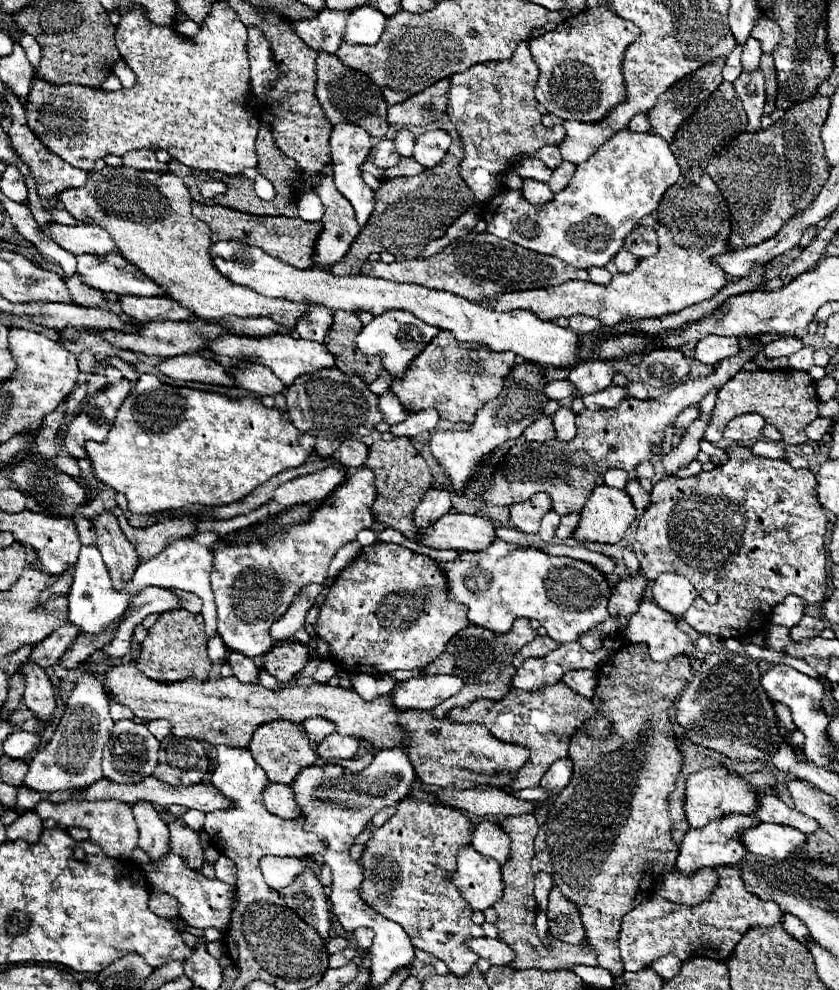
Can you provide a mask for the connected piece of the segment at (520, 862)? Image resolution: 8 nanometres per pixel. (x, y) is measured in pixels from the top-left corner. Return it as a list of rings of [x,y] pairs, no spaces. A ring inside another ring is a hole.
[[[524,814],[524,816],[508,816],[502,820],[502,828],[508,832],[510,840],[512,840],[512,848],[510,848],[510,860],[508,864],[504,864],[502,868],[502,880],[504,880],[504,894],[500,898],[500,902],[494,904],[494,910],[498,912],[498,938],[504,940],[512,952],[516,954],[516,958],[510,962],[512,968],[524,970],[524,968],[540,968],[540,970],[562,970],[562,968],[574,968],[574,966],[598,966],[598,954],[592,946],[588,946],[586,942],[582,944],[566,944],[556,940],[550,932],[548,932],[548,940],[550,940],[550,948],[542,944],[542,940],[538,938],[538,930],[536,930],[536,914],[538,914],[538,904],[532,892],[534,886],[534,872],[530,870],[530,860],[534,856],[534,838],[538,834],[538,820],[534,814]]]

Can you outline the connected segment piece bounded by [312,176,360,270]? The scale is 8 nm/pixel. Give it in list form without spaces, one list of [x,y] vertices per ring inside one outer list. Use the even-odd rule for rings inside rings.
[[[332,176],[322,178],[322,184],[320,184],[318,188],[314,188],[314,190],[320,194],[326,212],[324,212],[324,216],[322,216],[322,220],[320,220],[320,222],[324,224],[324,228],[322,228],[322,232],[318,234],[316,242],[314,242],[312,266],[314,266],[314,268],[320,268],[320,270],[332,270],[332,266],[338,264],[338,262],[344,258],[344,254],[348,252],[350,244],[352,244],[354,238],[360,234],[360,226],[358,226],[358,222],[356,222],[356,212],[354,212],[352,204],[334,188]]]

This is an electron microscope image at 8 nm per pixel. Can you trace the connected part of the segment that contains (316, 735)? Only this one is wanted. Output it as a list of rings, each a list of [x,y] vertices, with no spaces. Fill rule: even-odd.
[[[308,718],[308,720],[304,720],[304,728],[306,728],[306,734],[312,744],[322,742],[328,734],[332,734],[336,730],[336,726],[332,722],[328,722],[326,718]]]

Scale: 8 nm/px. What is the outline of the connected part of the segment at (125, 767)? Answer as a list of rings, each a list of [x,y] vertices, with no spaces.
[[[134,720],[116,722],[116,726],[104,746],[104,762],[102,762],[104,776],[110,780],[128,782],[128,784],[136,784],[136,782],[144,780],[146,776],[150,776],[154,772],[154,766],[158,760],[158,748],[160,748],[160,742],[152,736],[152,732],[148,730],[148,726],[144,722],[134,722]]]

